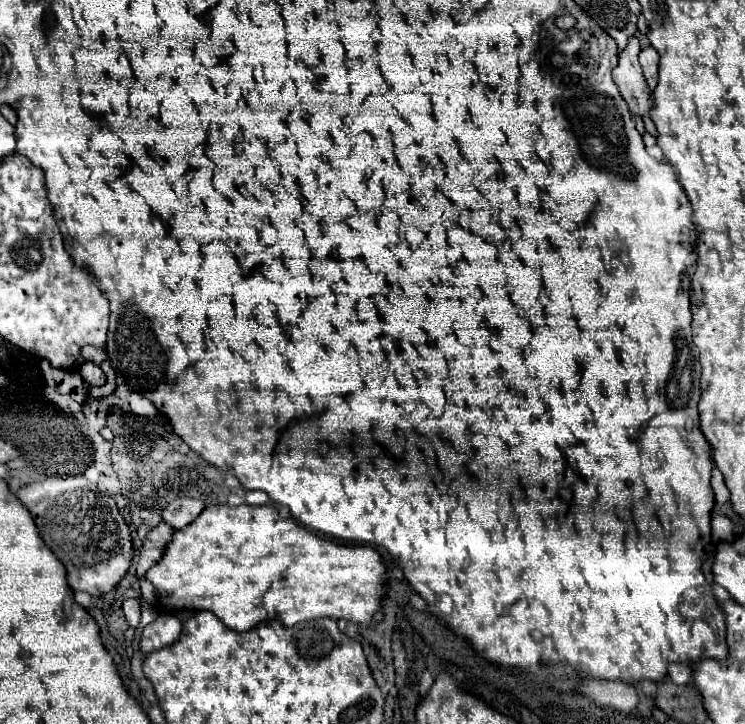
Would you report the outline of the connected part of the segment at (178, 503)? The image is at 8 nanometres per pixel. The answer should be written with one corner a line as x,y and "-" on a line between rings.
188,497
186,499
174,499
162,511
162,519
174,529
182,529
188,523
192,523
202,509
204,509
204,501
200,501
200,499
188,499

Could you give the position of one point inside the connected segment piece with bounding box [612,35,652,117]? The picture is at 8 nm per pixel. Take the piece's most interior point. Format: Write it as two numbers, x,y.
627,74

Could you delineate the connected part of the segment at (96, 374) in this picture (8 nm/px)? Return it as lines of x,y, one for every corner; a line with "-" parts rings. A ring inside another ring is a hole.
90,361
82,363
82,365
78,367
78,373
82,375
82,379
84,379
88,385
104,385
104,383
106,383
106,375
104,375
104,371
100,369
100,365
96,365
96,363
90,363

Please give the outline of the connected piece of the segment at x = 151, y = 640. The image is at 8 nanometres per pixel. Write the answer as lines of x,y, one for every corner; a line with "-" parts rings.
158,615
150,625
144,627
140,635
140,653
148,655
162,647
168,647
178,639
178,631
182,631
182,621
174,615

